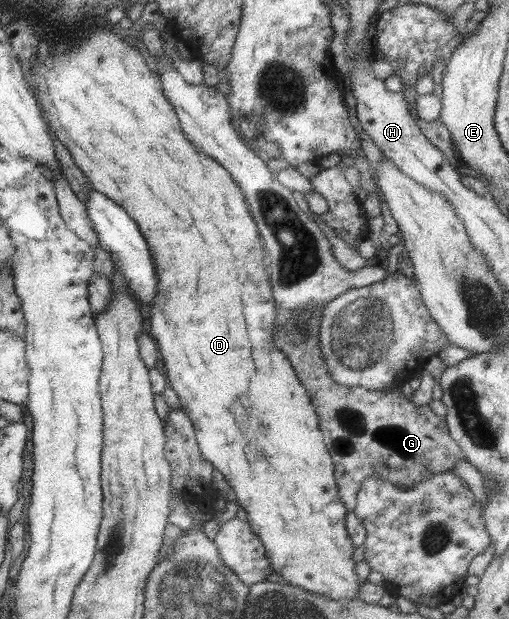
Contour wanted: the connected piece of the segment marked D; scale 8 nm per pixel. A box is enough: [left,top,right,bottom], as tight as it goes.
[32,27,363,599]

